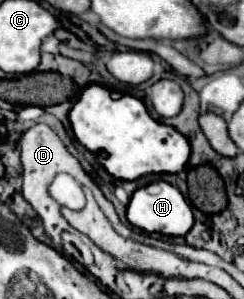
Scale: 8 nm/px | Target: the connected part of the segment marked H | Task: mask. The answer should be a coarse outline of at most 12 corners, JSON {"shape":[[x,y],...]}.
{"shape":[[165,181],[139,187],[127,221],[147,233],[185,235],[193,211]]}

